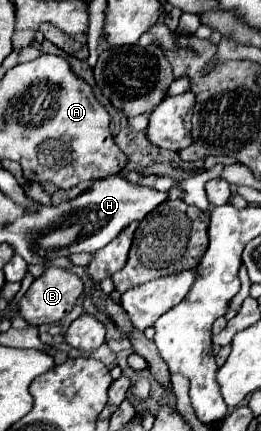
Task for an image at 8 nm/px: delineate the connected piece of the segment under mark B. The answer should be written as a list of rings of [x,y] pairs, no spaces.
[[[47,268],[41,278],[37,278],[31,288],[25,292],[25,296],[19,300],[19,314],[21,318],[31,324],[31,326],[41,326],[41,324],[51,324],[61,320],[65,314],[71,312],[75,300],[83,294],[83,282],[69,270],[61,268]]]

